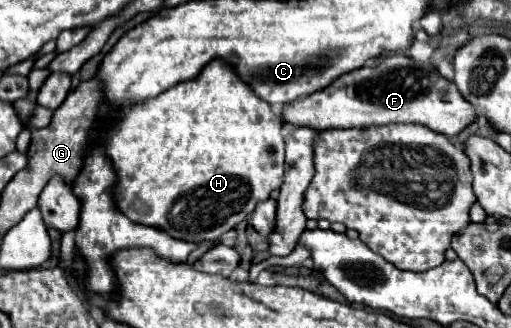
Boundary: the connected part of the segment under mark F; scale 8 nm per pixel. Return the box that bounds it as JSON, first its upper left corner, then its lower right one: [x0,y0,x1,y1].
[280,52,478,138]

